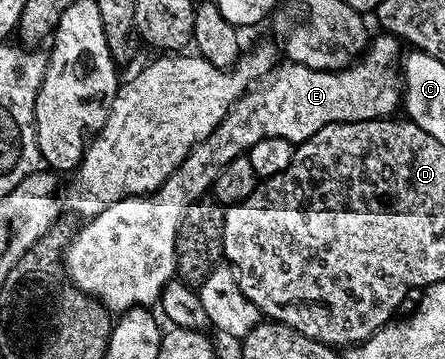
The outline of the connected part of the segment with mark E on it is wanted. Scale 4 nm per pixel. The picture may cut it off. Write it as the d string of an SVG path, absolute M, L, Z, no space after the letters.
M378 34L359 60L342 70L312 69L284 62L259 79L158 190L120 200L82 224L78 235L73 235L64 247L68 259L64 266L66 277L75 288L97 298L111 312L125 312L133 306L153 307L161 299L166 283L176 274L174 245L180 224L189 215L190 206L213 189L220 172L232 160L243 157L267 137L288 140L297 146L330 123L387 118L399 109L400 78L395 71L392 73L392 65L395 67L401 59L402 44L392 34Z

